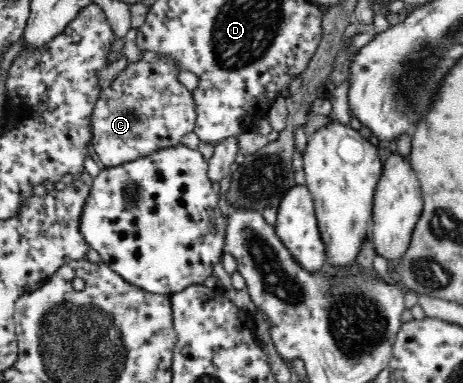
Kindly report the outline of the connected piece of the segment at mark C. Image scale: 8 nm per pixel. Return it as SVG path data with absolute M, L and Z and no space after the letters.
M142 51L141 55L141 60L131 62L109 86L103 87L104 96L95 106L96 116L91 145L105 167L139 160L157 149L178 145L181 143L181 137L187 132L194 132L197 115L195 115L193 97L191 91L177 80L179 69L173 65L173 61L161 59L157 54Z

